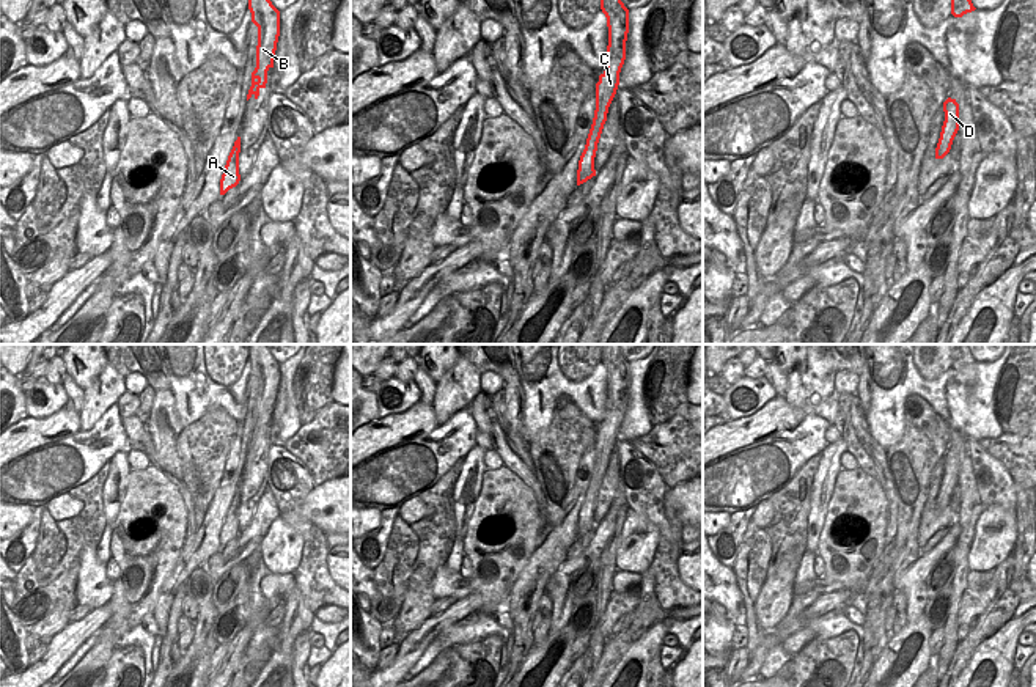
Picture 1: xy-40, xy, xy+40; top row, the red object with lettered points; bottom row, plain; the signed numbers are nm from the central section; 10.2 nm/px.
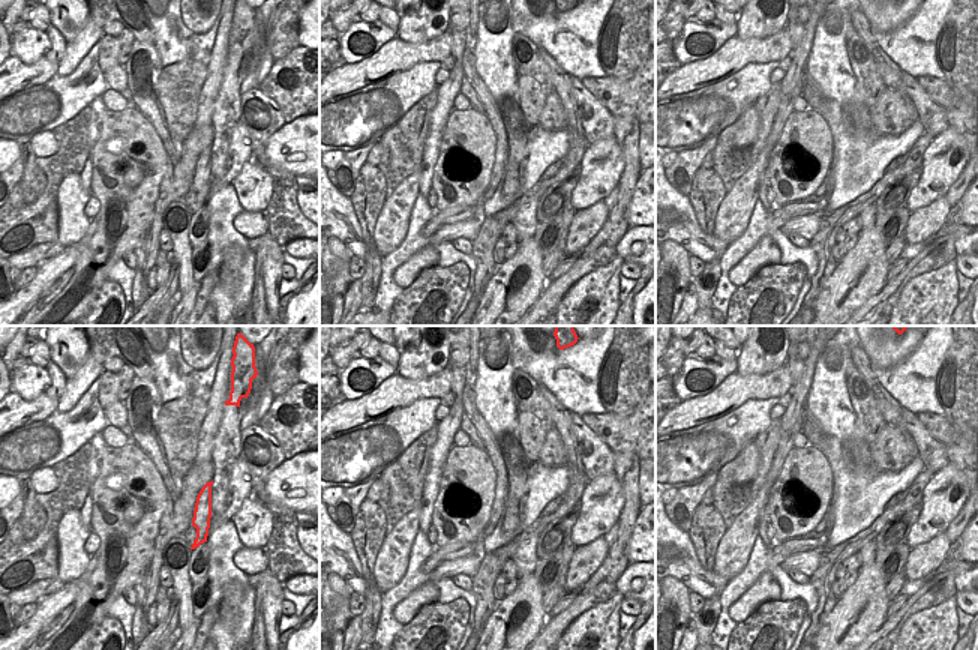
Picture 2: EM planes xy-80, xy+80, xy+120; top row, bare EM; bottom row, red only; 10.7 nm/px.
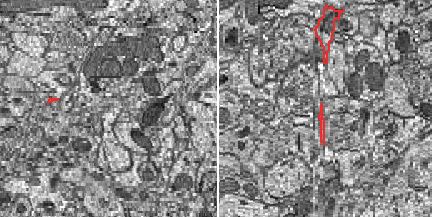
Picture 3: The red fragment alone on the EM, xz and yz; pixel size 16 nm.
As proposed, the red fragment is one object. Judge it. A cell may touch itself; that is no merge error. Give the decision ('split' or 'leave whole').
leave whole

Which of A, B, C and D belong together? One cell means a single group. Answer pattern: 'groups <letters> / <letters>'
groups A B C D

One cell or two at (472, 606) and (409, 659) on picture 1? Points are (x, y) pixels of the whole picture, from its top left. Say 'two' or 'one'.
one

